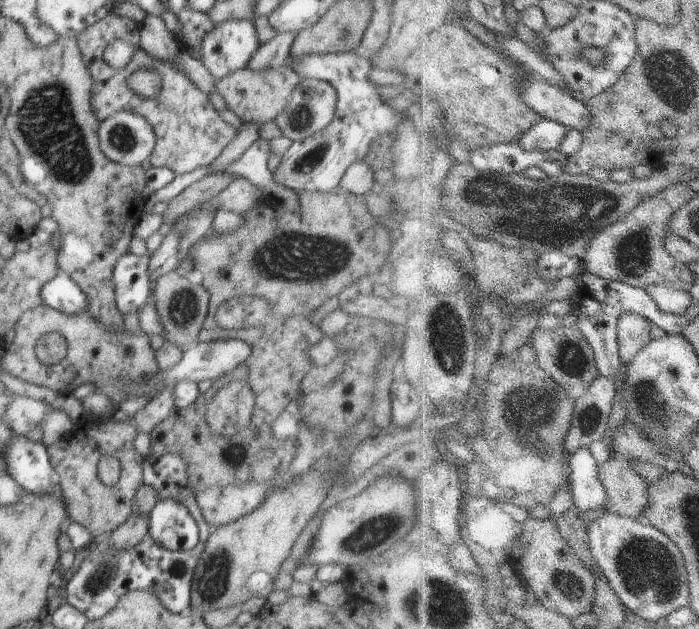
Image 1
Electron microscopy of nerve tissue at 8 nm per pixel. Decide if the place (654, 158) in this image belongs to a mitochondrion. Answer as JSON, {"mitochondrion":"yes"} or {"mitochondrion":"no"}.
{"mitochondrion":"no"}

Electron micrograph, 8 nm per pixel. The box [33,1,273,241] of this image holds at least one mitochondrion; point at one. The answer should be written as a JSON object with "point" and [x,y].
{"point":[121,137]}

